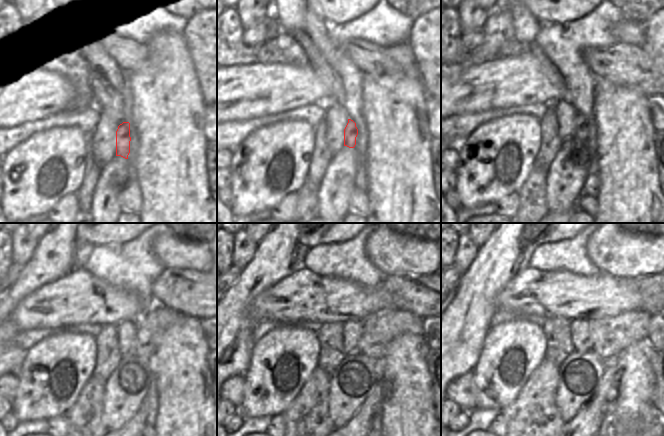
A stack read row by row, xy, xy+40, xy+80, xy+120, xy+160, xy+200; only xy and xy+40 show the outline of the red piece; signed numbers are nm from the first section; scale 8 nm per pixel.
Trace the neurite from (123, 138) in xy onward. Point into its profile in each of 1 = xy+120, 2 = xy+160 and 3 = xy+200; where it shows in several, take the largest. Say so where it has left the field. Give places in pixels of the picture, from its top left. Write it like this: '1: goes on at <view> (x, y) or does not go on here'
1: goes on at xy+120 (153, 325)
2: goes on at xy+160 (382, 327)
3: goes on at xy+200 (610, 335)

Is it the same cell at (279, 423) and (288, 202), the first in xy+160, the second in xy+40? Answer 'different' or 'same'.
same

